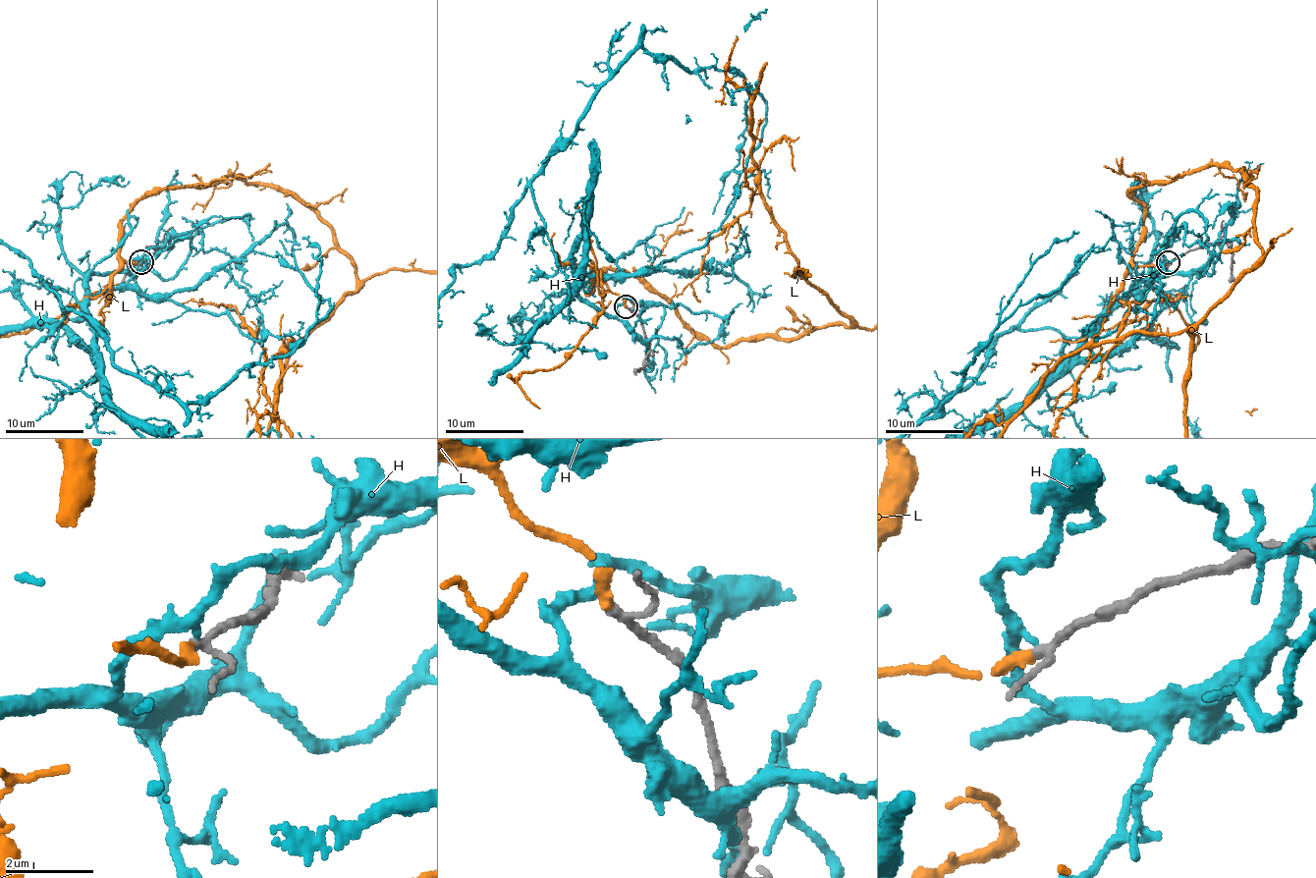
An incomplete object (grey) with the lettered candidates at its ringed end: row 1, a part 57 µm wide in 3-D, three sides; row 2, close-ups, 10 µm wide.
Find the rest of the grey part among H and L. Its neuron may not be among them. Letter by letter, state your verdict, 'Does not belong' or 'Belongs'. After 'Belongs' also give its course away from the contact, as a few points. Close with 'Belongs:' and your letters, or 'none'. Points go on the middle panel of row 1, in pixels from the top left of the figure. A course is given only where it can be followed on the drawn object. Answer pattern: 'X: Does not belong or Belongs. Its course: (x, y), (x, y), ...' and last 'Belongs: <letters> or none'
H: Does not belong
L: Belongs
Belongs: L

